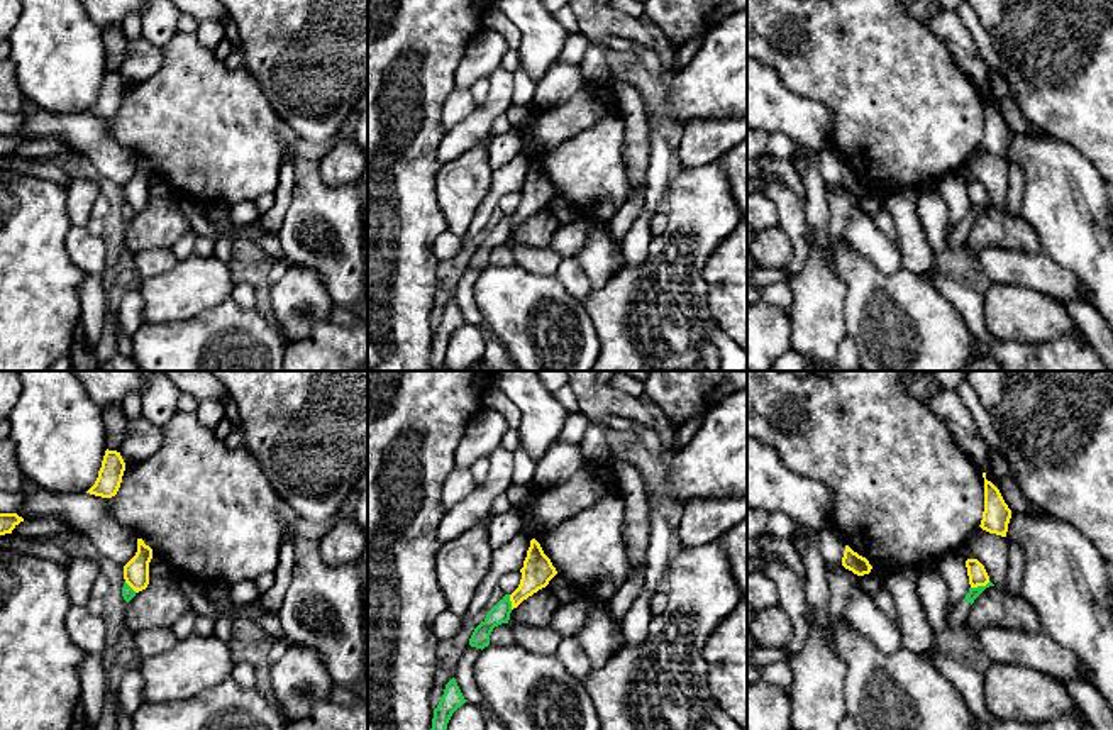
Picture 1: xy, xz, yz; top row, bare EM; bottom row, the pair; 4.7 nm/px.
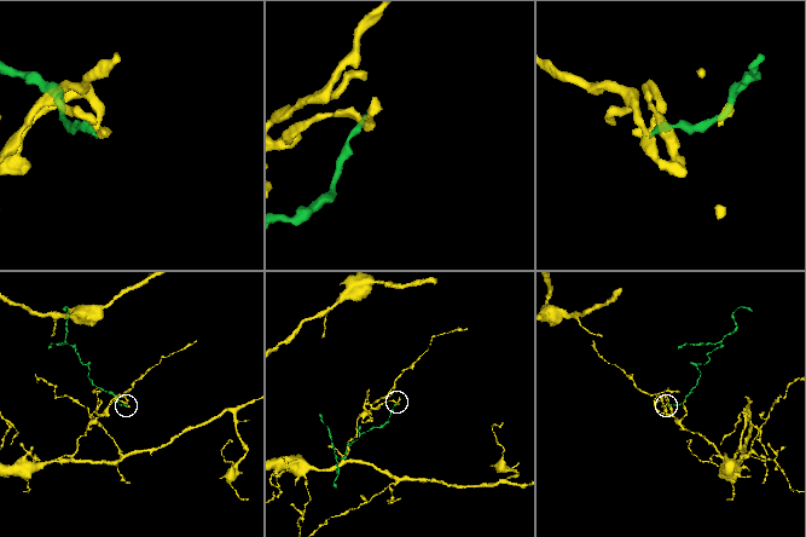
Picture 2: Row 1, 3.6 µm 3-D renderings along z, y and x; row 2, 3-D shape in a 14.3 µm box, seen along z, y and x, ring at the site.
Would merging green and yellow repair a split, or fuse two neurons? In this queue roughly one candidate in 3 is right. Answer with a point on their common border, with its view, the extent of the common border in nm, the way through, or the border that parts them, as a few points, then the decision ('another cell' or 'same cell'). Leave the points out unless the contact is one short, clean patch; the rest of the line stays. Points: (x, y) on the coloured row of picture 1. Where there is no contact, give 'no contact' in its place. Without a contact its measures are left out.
meets green in yz at (980, 586); contact 100 nm long; border along yz (990, 581), (971, 588); another cell

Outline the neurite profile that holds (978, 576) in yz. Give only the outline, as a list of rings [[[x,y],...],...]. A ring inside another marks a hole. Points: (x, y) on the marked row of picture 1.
[[[967,559],[966,567],[971,588],[986,586],[989,583],[989,576],[977,559]]]

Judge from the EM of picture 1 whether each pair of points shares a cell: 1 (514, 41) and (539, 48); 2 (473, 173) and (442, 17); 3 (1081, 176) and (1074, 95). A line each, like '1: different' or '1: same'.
1: different
2: different
3: different

